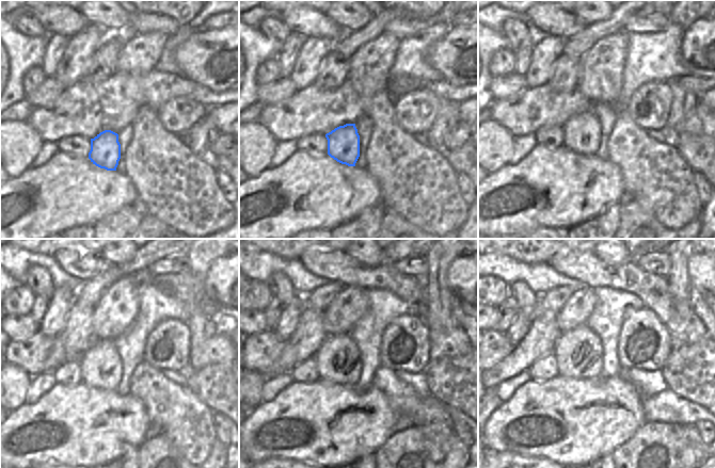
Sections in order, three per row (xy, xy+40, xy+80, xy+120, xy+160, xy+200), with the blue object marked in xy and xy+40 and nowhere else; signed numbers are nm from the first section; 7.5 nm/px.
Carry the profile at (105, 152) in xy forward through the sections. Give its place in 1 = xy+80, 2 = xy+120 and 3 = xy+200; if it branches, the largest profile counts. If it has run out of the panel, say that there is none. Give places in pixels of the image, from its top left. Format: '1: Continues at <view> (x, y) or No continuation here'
1: Continues at xy+80 (582, 133)
2: Continues at xy+120 (100, 367)
3: Continues at xy+200 (578, 353).

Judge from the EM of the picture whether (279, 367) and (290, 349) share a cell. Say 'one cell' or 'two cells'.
one cell

